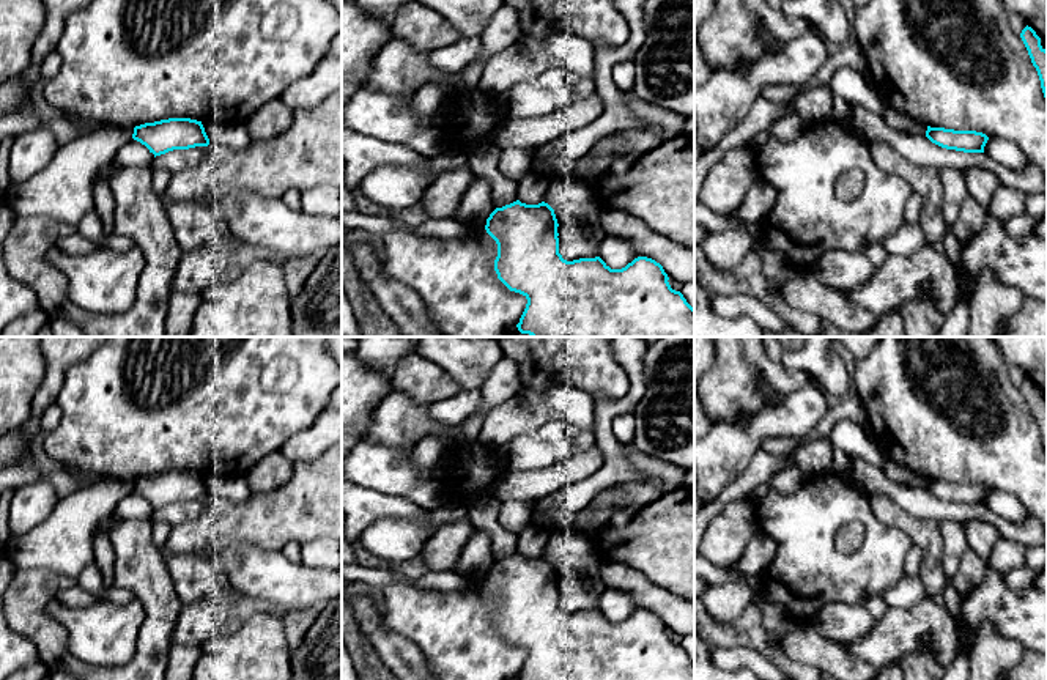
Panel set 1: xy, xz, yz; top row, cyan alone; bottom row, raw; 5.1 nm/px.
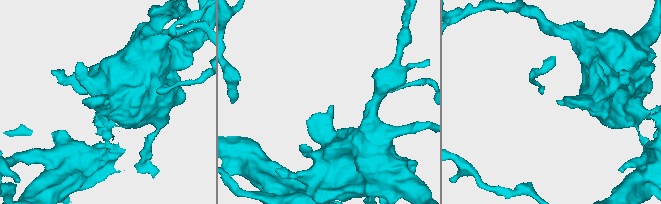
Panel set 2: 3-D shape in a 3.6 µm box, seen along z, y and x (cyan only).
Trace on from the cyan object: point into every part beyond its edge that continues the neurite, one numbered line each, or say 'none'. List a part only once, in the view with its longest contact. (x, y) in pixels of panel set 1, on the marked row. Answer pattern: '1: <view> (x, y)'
none

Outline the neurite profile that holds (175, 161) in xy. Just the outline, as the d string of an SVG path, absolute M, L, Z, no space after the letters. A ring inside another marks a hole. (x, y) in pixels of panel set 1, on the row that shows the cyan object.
M195 146L189 150L173 150L165 154L156 156L150 168L165 168L172 175L187 167L197 165L205 156L206 146Z

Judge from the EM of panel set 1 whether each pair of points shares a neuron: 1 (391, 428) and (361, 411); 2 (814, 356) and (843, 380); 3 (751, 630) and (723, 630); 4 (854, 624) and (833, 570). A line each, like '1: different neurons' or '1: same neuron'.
1: different neurons
2: same neuron
3: same neuron
4: different neurons

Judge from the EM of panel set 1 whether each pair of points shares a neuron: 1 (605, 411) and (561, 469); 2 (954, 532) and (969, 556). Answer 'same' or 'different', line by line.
1: different
2: different

